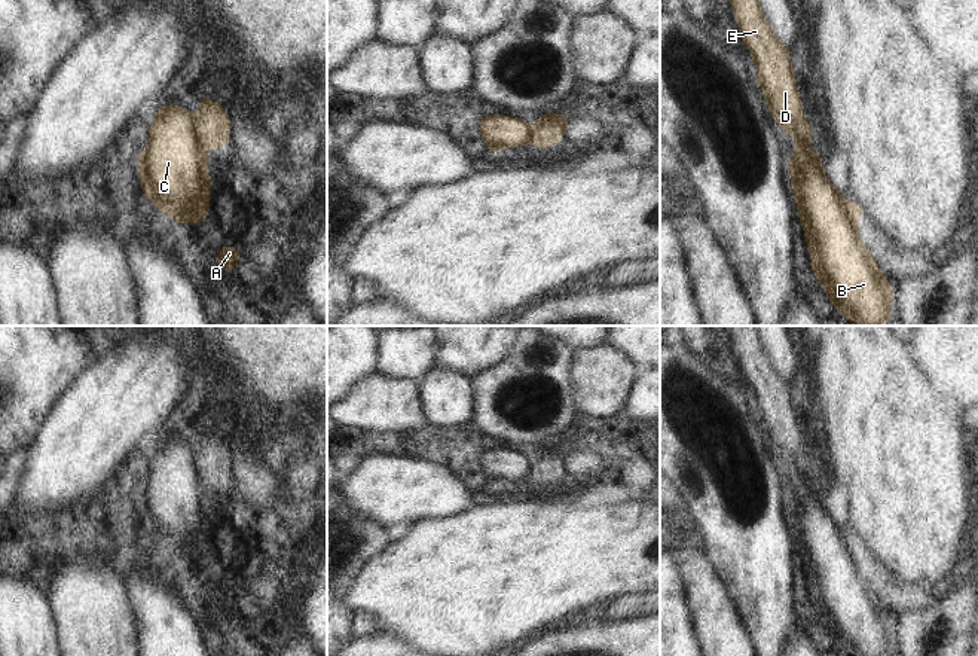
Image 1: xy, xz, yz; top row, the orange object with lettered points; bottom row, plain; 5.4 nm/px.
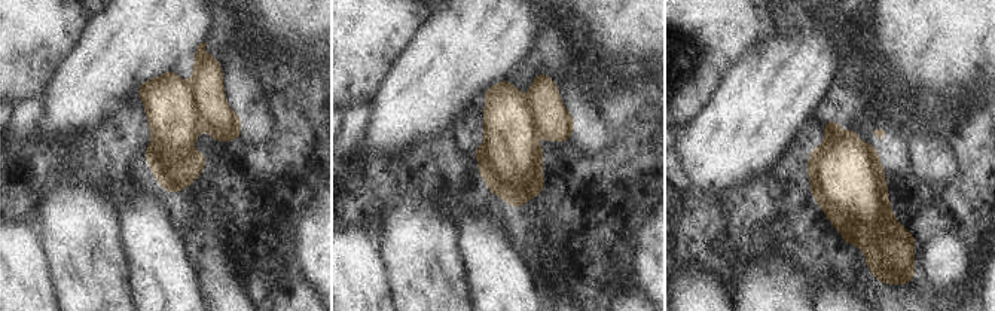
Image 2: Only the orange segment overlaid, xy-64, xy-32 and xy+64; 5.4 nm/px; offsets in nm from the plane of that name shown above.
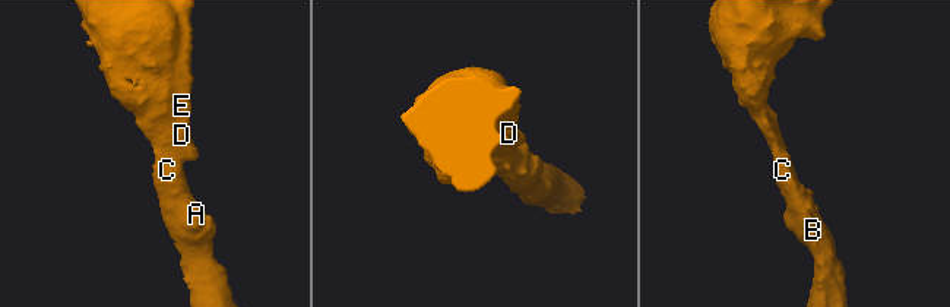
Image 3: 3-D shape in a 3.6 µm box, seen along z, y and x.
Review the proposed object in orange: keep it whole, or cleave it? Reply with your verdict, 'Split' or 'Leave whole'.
Split.

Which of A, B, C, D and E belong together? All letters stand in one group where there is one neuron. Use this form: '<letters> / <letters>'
A B C / D E

